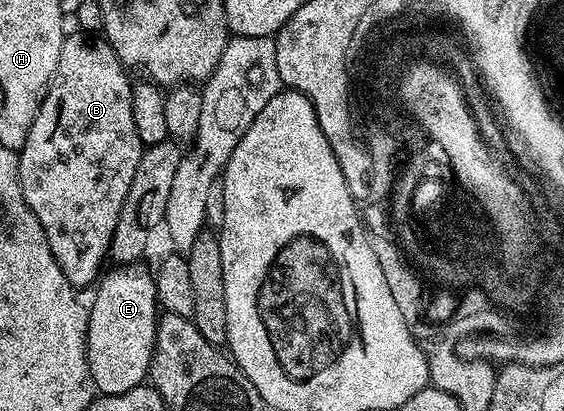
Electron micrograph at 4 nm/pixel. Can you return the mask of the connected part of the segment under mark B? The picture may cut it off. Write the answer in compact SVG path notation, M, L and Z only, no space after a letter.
M82 31L64 36L55 77L25 147L18 150L21 195L37 215L65 279L76 287L94 286L103 260L108 260L121 207L145 148L133 123L133 81L127 76L106 37Z

